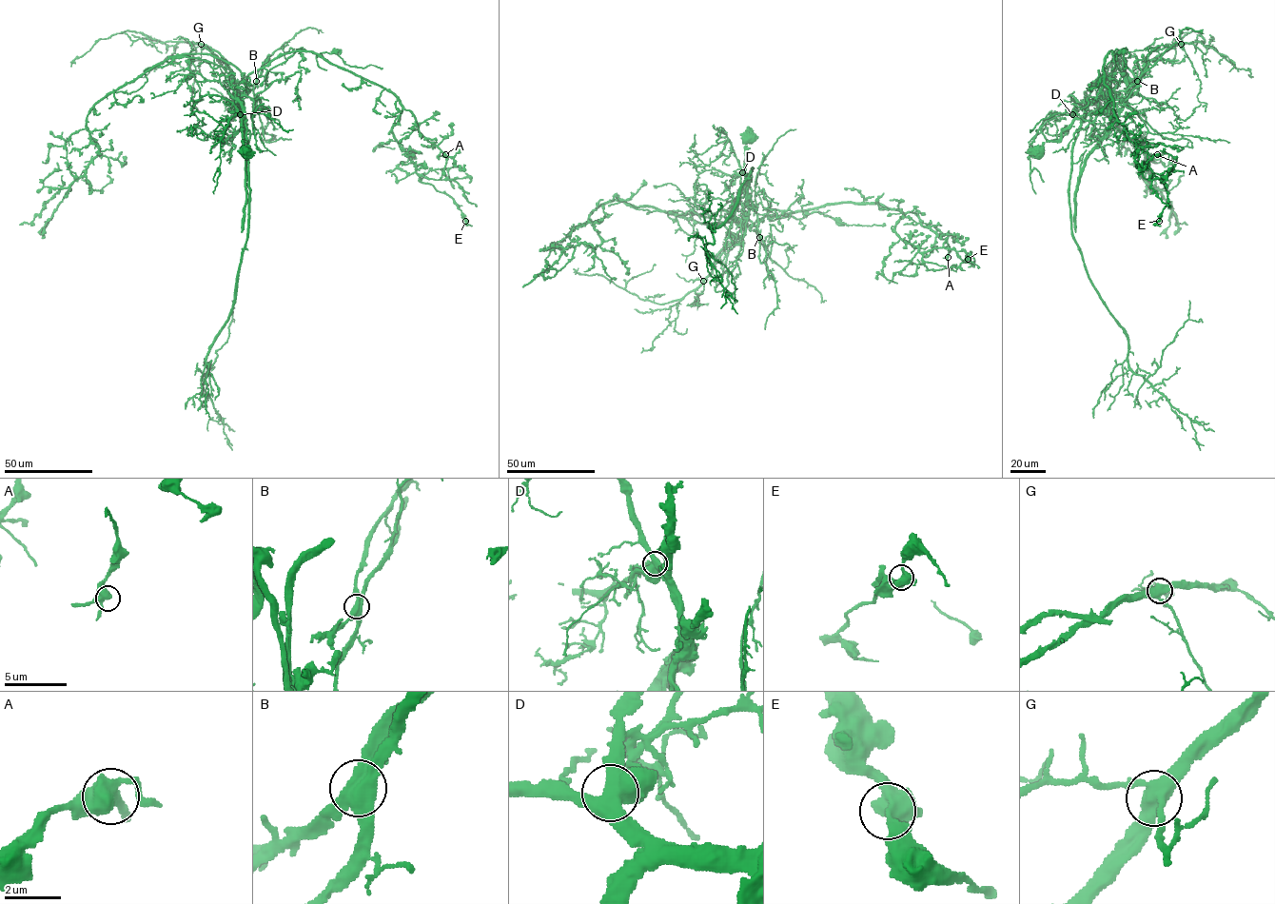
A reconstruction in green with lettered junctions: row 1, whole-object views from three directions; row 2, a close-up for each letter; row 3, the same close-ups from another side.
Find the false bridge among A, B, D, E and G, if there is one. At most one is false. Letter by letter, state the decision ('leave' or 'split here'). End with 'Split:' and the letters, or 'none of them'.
A: leave
B: split here
D: leave
E: leave
G: leave
Split: B

